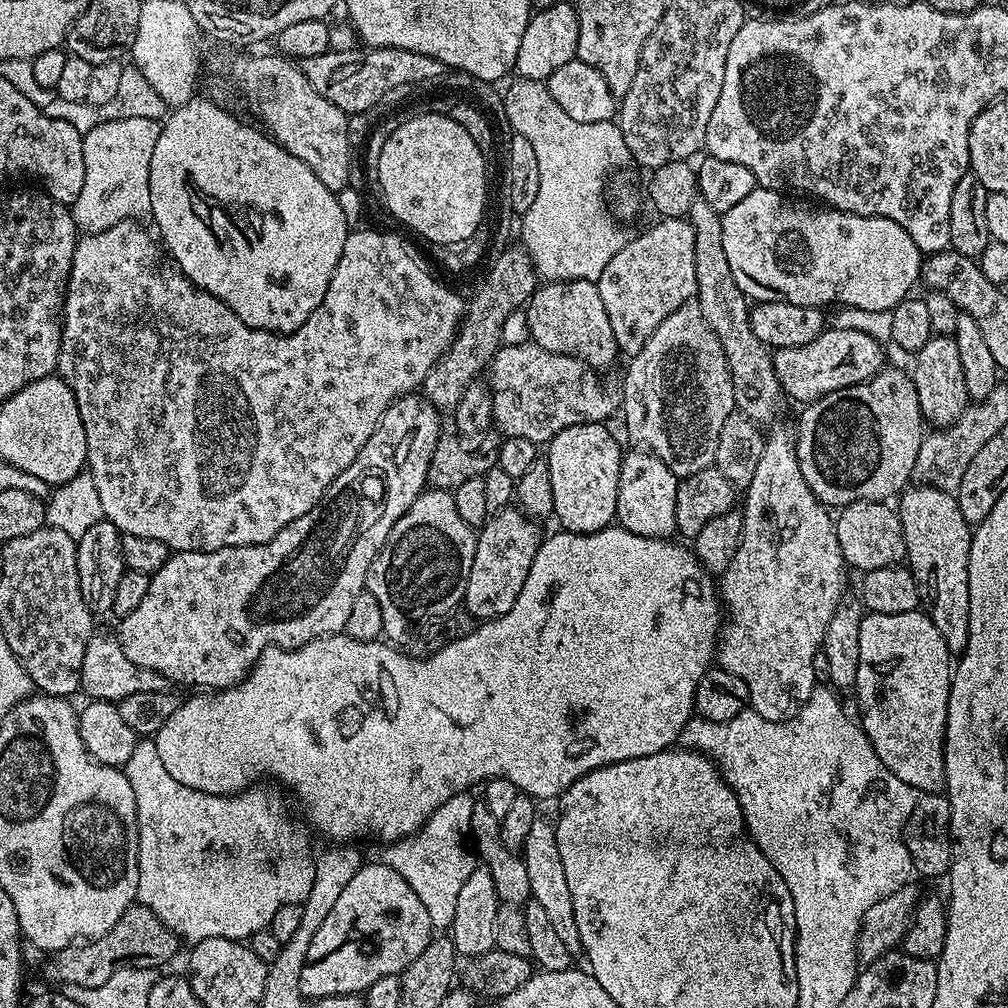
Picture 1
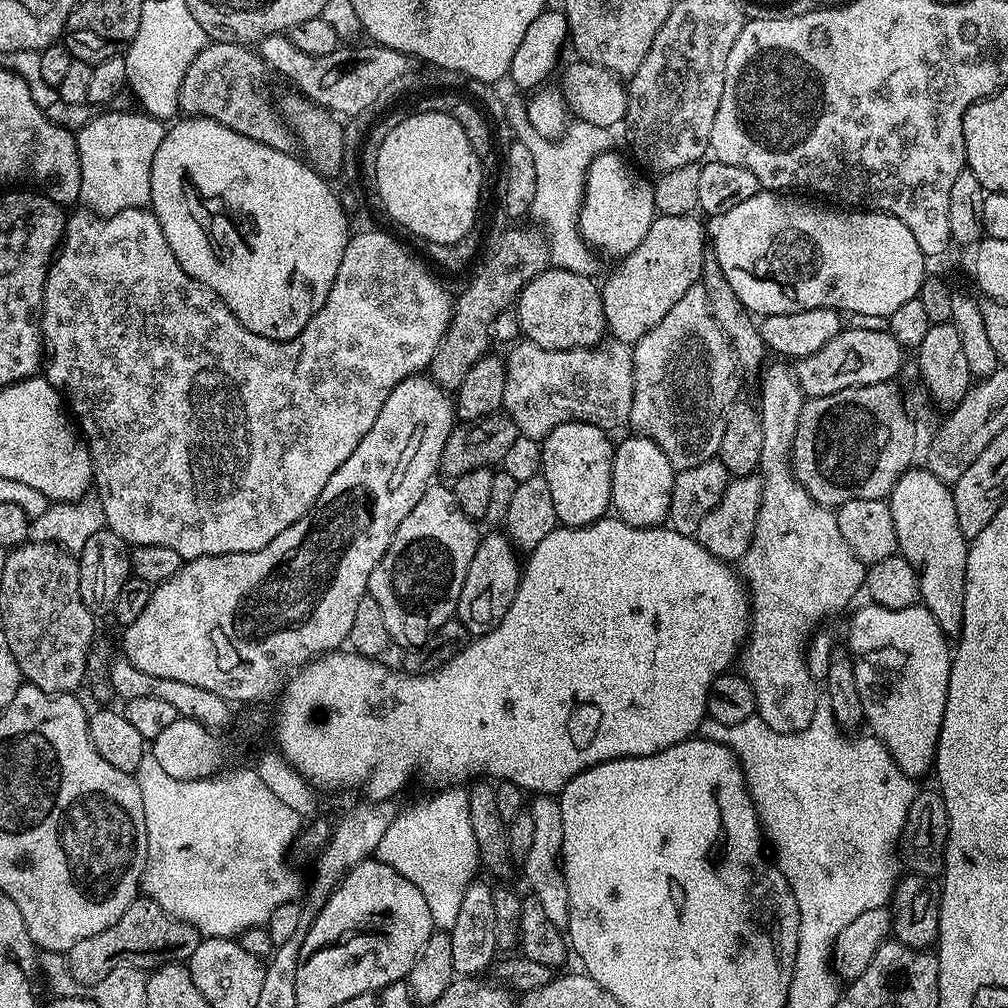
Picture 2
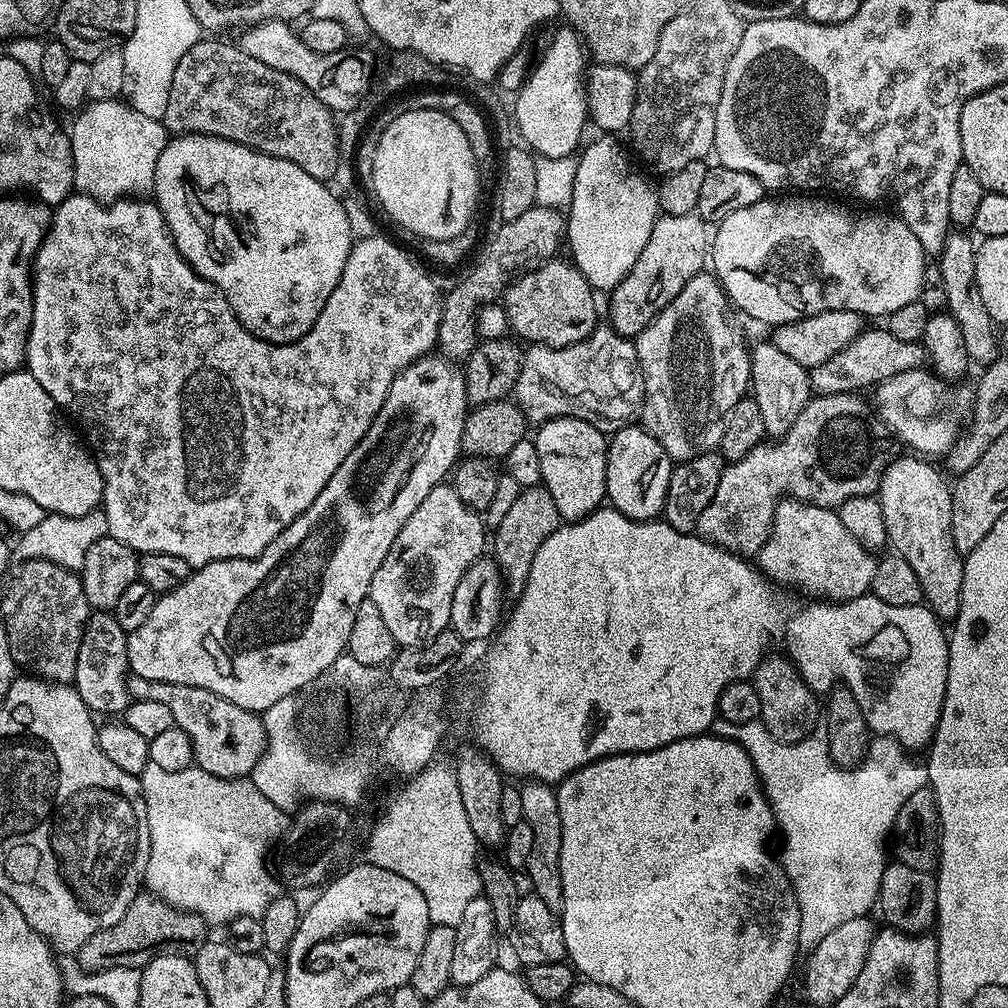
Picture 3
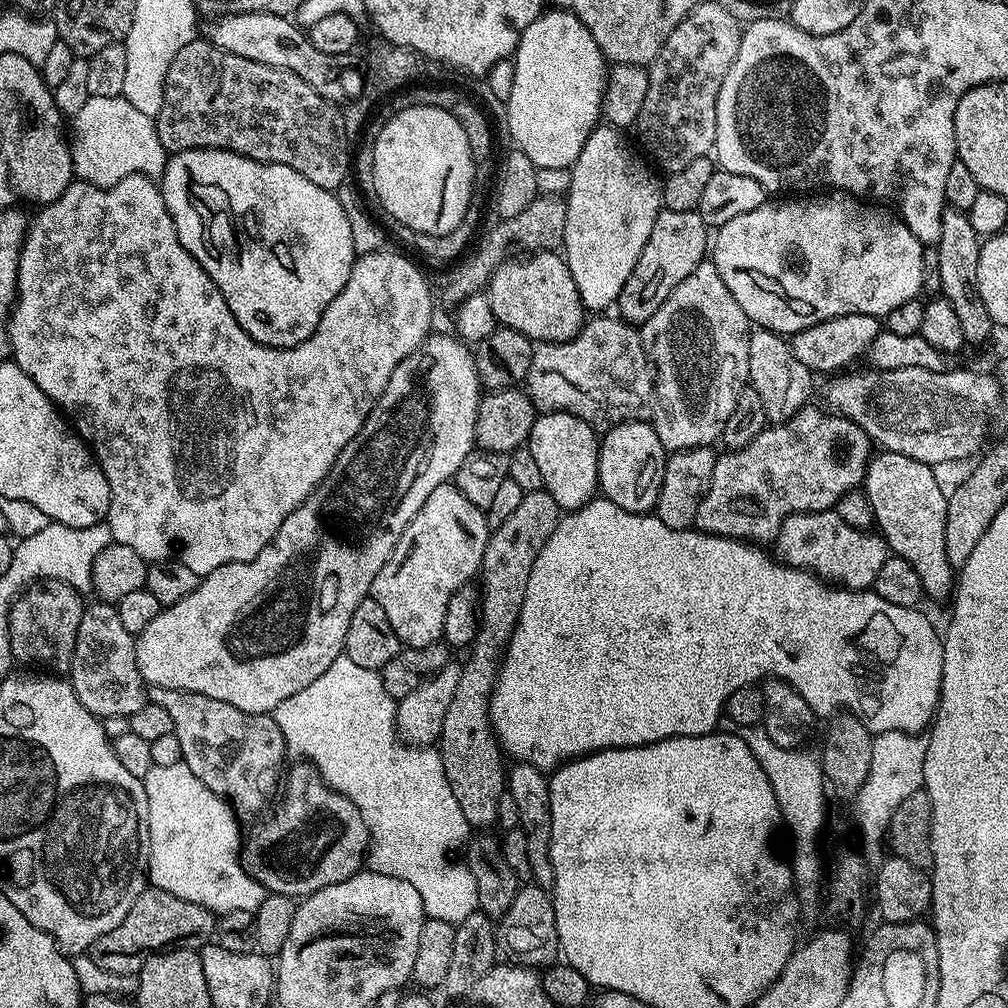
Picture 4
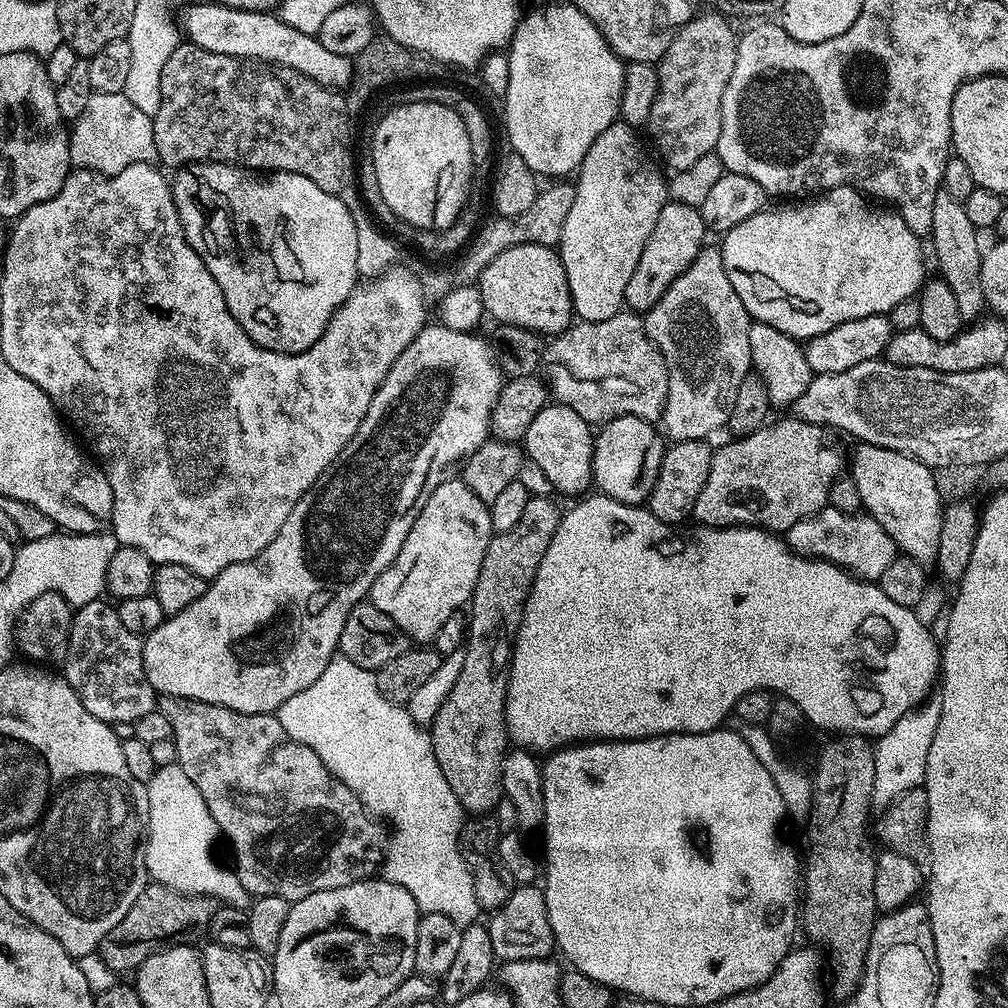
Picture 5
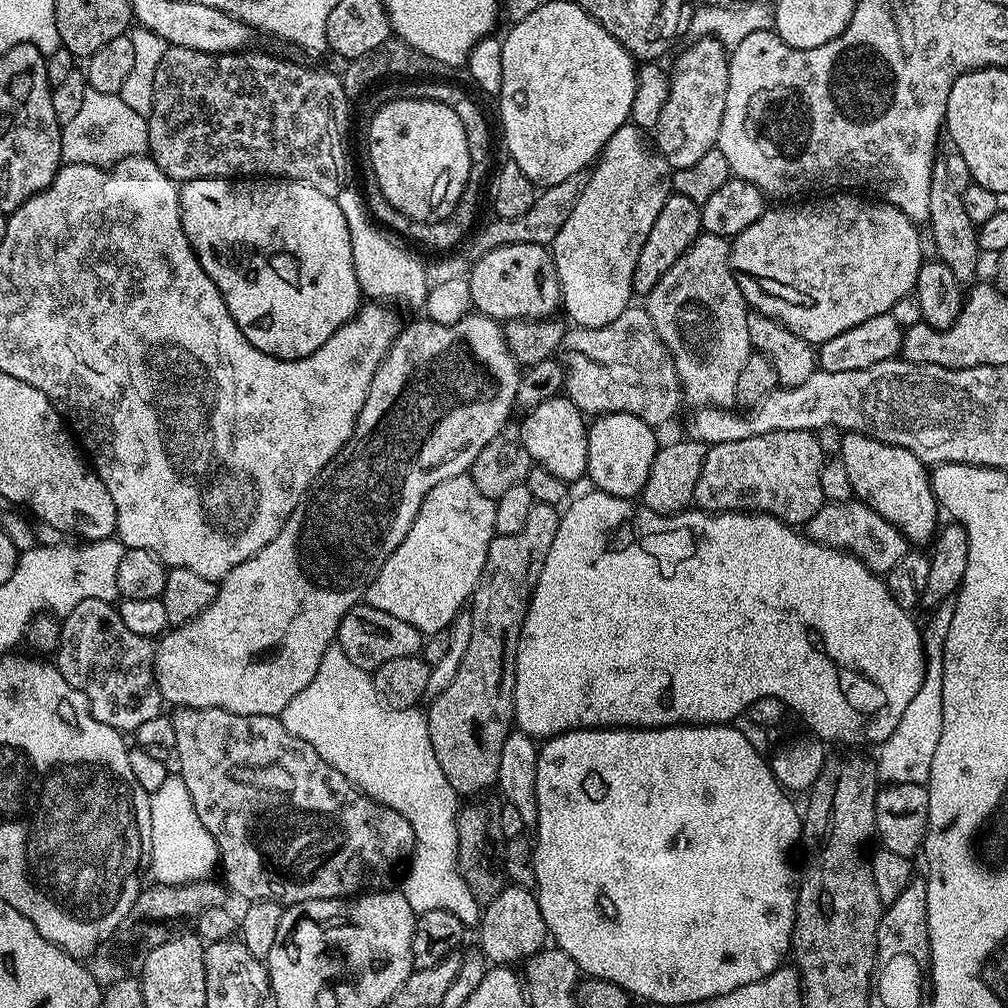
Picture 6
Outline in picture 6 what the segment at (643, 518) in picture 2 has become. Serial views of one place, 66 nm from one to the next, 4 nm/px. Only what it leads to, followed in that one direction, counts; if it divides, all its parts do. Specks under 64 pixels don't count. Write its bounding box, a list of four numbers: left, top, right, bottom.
[587,412,658,498]

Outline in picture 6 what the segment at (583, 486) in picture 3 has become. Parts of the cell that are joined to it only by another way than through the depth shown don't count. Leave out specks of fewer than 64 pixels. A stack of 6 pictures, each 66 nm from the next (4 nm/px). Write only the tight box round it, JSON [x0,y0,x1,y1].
[518,394,588,482]

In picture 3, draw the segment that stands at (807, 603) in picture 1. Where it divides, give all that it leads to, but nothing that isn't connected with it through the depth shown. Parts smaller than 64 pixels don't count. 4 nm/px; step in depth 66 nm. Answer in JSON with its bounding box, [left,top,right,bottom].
[750,342,877,744]

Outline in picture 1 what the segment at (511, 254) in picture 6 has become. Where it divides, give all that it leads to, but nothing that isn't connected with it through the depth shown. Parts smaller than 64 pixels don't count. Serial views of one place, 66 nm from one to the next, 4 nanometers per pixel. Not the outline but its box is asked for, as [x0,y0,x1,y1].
[526,280,618,370]

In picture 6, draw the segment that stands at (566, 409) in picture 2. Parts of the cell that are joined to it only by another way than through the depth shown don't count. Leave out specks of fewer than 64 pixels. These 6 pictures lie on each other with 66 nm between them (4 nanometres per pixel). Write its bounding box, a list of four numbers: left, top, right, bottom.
[562,306,682,426]

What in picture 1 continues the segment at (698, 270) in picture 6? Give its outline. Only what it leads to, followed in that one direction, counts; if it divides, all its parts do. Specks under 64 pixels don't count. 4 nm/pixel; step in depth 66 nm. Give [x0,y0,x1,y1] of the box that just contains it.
[622,302,736,478]

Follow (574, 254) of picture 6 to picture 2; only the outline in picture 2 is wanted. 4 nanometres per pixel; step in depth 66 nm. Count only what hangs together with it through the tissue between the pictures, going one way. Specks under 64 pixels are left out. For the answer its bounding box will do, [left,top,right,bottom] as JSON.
[580,150,656,258]

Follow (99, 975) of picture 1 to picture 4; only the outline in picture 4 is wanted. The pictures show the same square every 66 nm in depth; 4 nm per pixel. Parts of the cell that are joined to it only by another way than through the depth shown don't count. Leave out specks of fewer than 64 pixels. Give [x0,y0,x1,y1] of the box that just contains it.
[90,886,217,975]

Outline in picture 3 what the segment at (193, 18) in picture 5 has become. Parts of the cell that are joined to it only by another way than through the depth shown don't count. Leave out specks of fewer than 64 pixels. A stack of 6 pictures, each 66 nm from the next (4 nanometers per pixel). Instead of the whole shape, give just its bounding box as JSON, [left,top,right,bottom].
[238,20,372,114]

